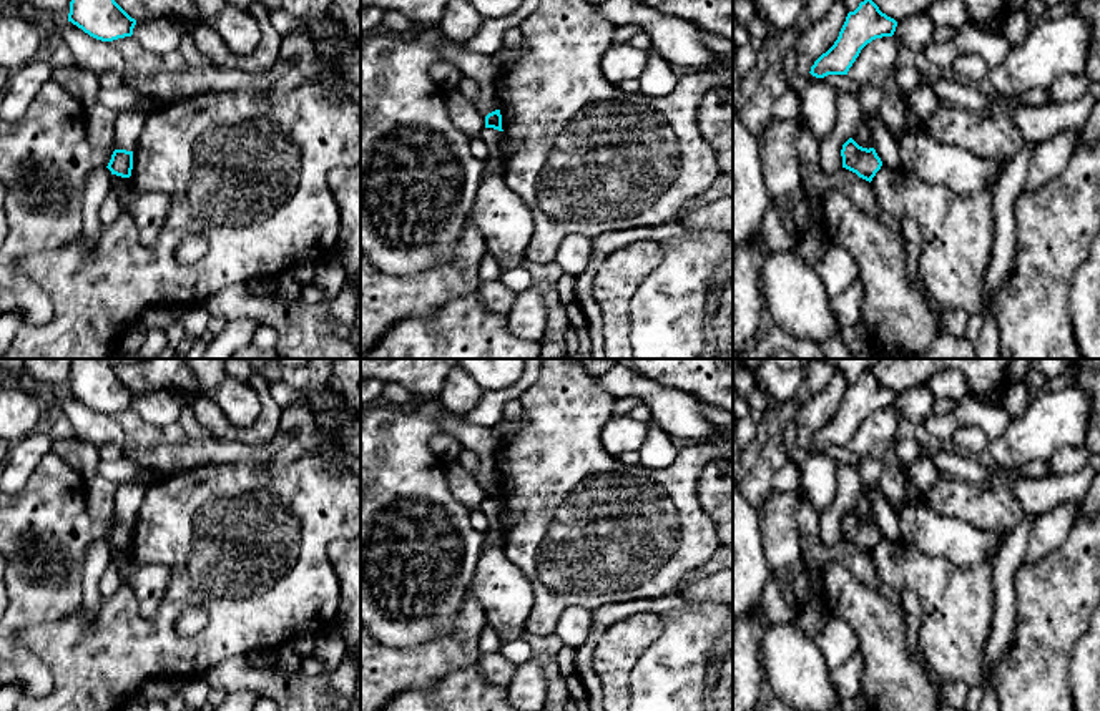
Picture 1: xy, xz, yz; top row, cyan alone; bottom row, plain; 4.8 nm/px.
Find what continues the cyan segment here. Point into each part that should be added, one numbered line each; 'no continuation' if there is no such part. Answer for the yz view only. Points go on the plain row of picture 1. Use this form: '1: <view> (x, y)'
1: yz (957, 603)

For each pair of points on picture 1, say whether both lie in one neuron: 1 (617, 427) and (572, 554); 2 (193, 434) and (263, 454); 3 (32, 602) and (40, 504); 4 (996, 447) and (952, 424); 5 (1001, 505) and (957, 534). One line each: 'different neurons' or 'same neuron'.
1: different neurons
2: same neuron
3: same neuron
4: different neurons
5: different neurons

